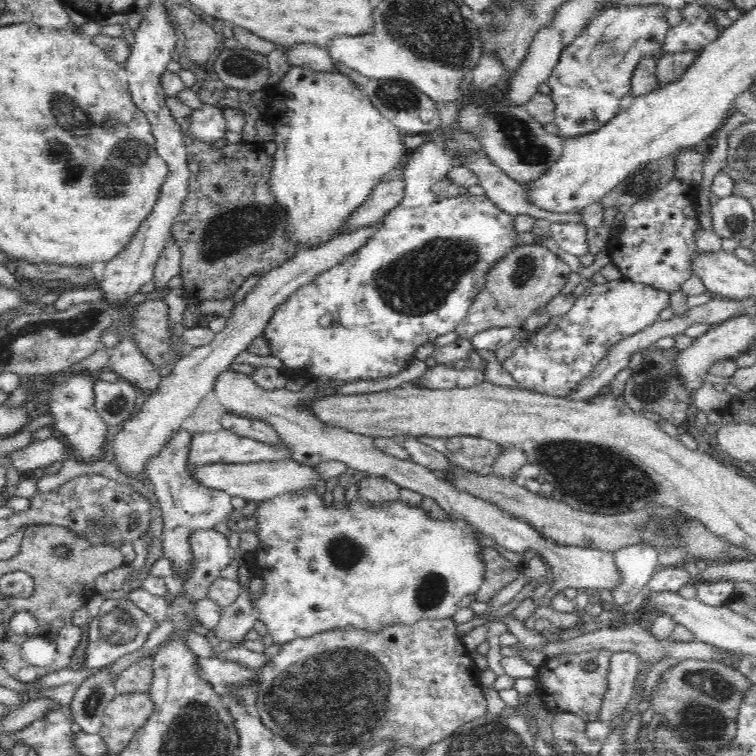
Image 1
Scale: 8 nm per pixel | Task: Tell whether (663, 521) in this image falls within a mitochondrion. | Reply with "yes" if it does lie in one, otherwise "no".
yes

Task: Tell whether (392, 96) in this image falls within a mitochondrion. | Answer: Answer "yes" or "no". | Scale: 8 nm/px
yes

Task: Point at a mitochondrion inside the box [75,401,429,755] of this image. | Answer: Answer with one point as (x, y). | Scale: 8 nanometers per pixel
(341, 694)

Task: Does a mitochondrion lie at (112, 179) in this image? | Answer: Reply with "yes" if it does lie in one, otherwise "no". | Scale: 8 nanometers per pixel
yes

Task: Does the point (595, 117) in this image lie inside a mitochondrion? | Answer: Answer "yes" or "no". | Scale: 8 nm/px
no

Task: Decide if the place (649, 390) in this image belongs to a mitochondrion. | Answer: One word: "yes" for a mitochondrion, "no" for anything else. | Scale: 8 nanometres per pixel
yes

